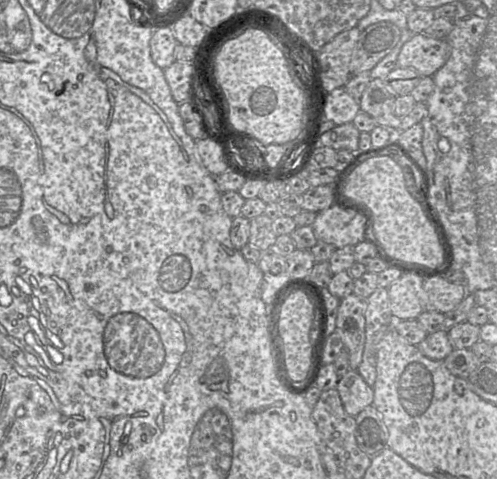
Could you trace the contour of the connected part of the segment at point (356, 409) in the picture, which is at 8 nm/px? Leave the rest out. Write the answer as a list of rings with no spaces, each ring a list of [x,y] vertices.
[[[349,370],[338,380],[336,390],[344,410],[350,416],[357,416],[367,406],[373,404],[374,393],[357,370]]]

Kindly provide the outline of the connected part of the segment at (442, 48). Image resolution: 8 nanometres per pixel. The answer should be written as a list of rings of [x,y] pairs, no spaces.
[[[416,33],[402,47],[397,67],[411,68],[422,77],[433,77],[446,63],[449,55],[450,46],[446,39]]]

